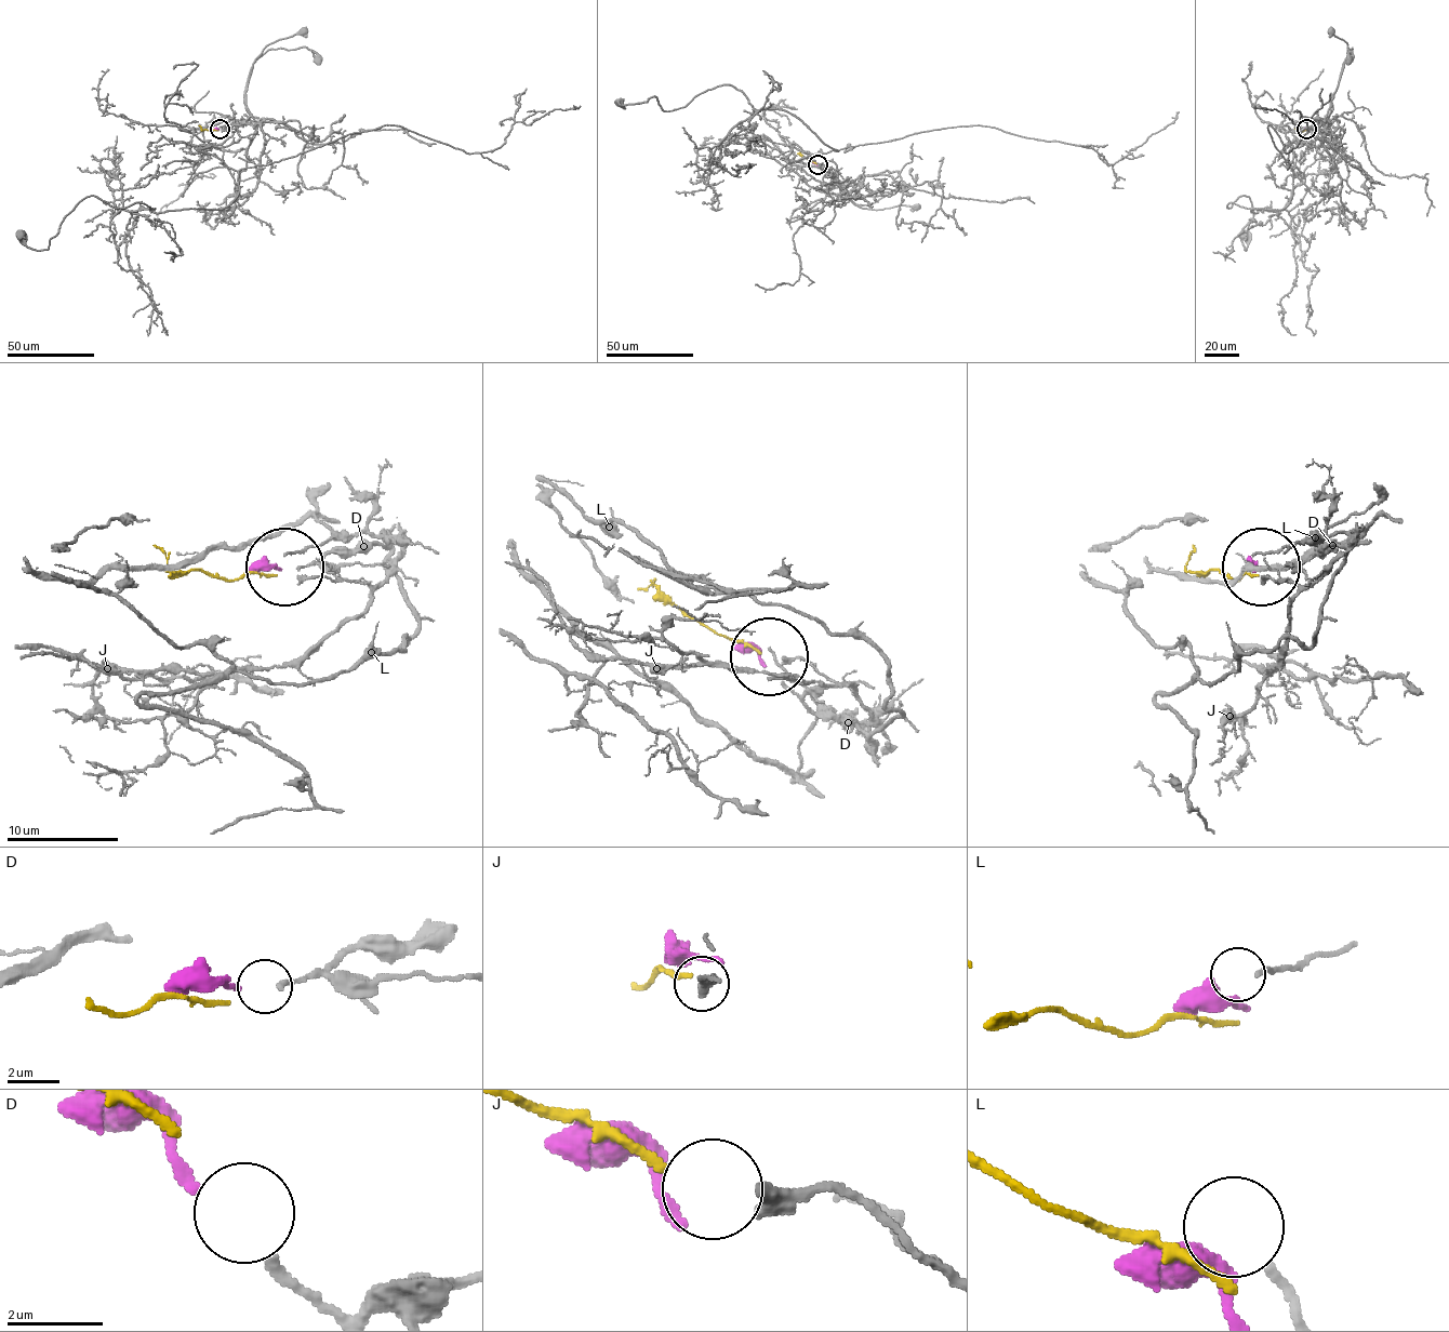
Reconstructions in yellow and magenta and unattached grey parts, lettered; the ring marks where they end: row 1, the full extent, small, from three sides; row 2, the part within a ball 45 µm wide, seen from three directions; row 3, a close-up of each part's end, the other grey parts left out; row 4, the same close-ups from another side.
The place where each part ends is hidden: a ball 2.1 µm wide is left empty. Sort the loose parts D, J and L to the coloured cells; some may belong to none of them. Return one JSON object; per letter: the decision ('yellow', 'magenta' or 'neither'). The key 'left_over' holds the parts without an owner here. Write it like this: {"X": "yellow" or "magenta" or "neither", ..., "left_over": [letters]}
{"D": "magenta", "J": "yellow", "L": "neither", "left_over": ["L"]}

